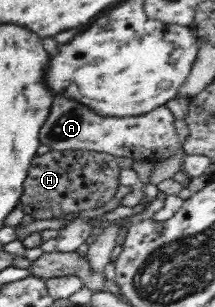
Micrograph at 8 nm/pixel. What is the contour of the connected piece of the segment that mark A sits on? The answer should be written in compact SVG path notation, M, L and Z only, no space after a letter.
M54 96L50 113L41 125L39 145L46 145L49 151L96 151L114 157L136 157L148 159L148 155L162 153L166 149L176 155L183 147L182 136L175 127L176 118L166 105L138 117L100 117L85 105Z

